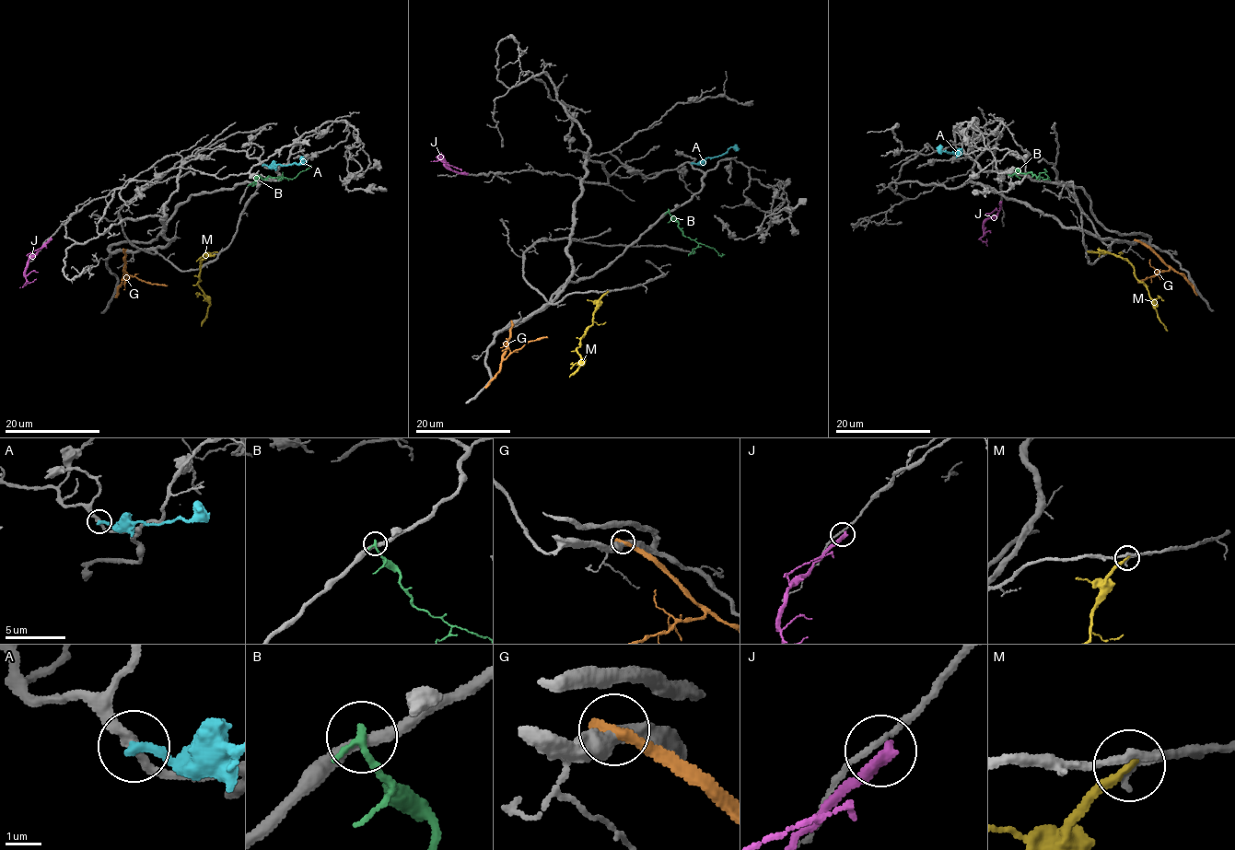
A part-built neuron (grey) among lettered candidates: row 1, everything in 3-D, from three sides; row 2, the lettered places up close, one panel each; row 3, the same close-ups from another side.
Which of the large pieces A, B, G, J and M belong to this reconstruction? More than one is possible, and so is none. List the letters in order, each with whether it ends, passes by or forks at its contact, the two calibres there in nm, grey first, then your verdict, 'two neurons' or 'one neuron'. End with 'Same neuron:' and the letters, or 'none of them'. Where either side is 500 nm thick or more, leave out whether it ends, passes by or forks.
A: it ends | 280/280 nm | two neurons
B: it ends | 300/240 nm | two neurons
G: 550/360 nm | two neurons
J: it ends | 140/400 nm | two neurons
M: it ends | 120/280 nm | two neurons
Same neuron: none of them

